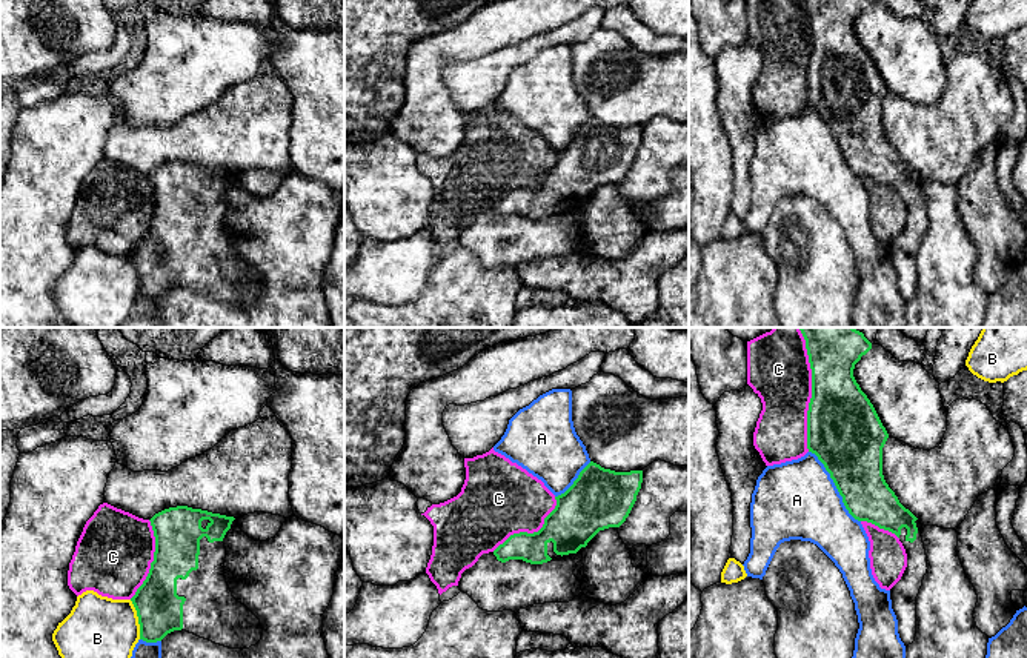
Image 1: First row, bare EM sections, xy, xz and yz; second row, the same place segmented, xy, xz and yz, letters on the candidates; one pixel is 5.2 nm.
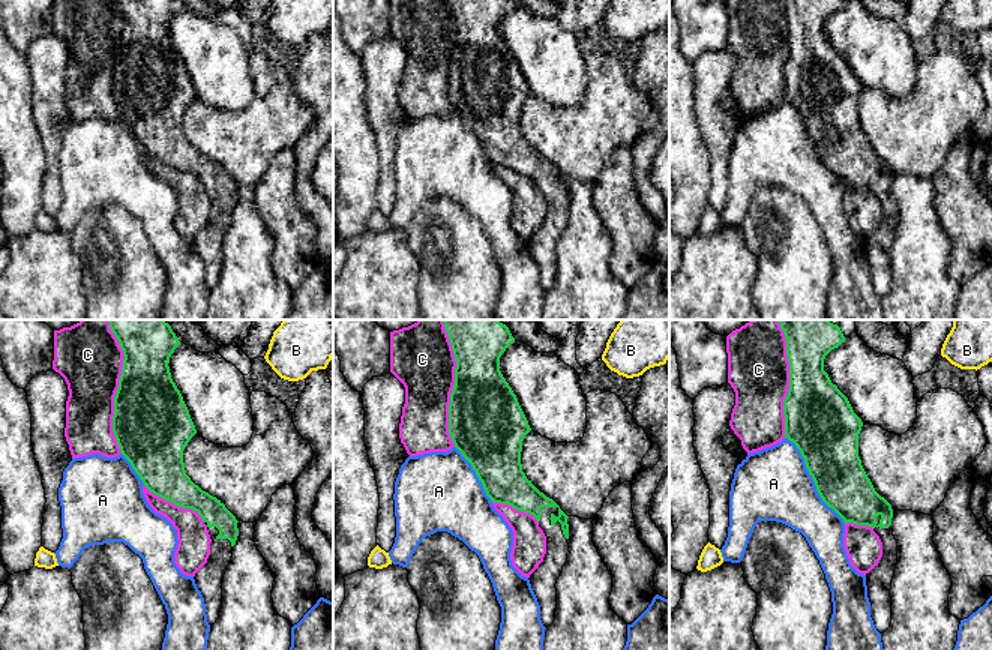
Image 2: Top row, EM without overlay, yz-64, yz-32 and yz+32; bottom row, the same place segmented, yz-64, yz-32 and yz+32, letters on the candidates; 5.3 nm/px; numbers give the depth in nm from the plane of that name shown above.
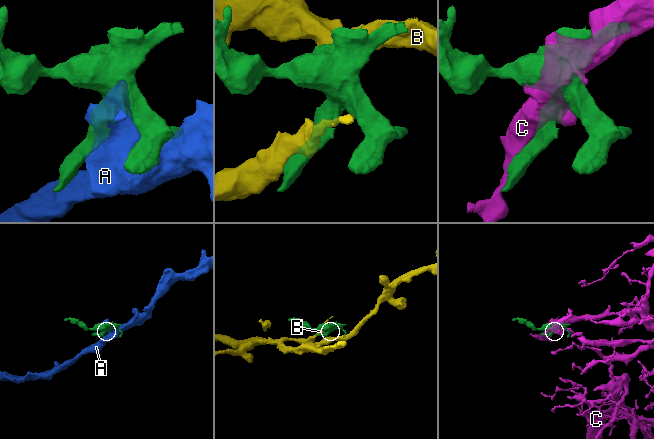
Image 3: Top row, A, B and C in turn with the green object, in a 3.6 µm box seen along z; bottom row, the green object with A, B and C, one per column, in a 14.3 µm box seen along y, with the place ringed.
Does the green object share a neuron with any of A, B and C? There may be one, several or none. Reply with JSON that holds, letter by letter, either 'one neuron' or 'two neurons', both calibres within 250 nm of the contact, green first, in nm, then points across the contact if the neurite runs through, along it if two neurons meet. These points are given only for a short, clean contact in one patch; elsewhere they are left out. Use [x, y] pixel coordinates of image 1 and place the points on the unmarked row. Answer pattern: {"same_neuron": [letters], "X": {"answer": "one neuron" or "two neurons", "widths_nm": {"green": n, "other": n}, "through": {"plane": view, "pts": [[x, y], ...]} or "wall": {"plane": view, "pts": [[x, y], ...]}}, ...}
{"same_neuron": [], "A": {"answer": "two neurons", "widths_nm": {"green": 380, "other": 420}}, "B": {"answer": "two neurons", "widths_nm": {"green": 240, "other": 380}}, "C": {"answer": "two neurons", "widths_nm": {"green": 380, "other": 320}}}

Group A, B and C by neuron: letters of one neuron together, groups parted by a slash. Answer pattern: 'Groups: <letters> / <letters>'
Groups: A / B / C

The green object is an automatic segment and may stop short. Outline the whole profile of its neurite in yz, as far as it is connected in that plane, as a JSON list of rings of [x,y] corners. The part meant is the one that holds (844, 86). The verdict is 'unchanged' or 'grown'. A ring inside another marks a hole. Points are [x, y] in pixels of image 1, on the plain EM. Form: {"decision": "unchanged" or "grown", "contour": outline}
{"decision": "grown", "contour": [[[806,0],[812,25],[812,54],[807,66],[807,105],[830,129],[849,169],[895,189],[907,209],[907,223],[890,244],[898,289],[907,303],[916,292],[916,252],[927,229],[927,211],[921,192],[922,180],[906,164],[882,131],[882,103],[889,94],[873,60],[853,32],[855,20],[872,0]]]}

